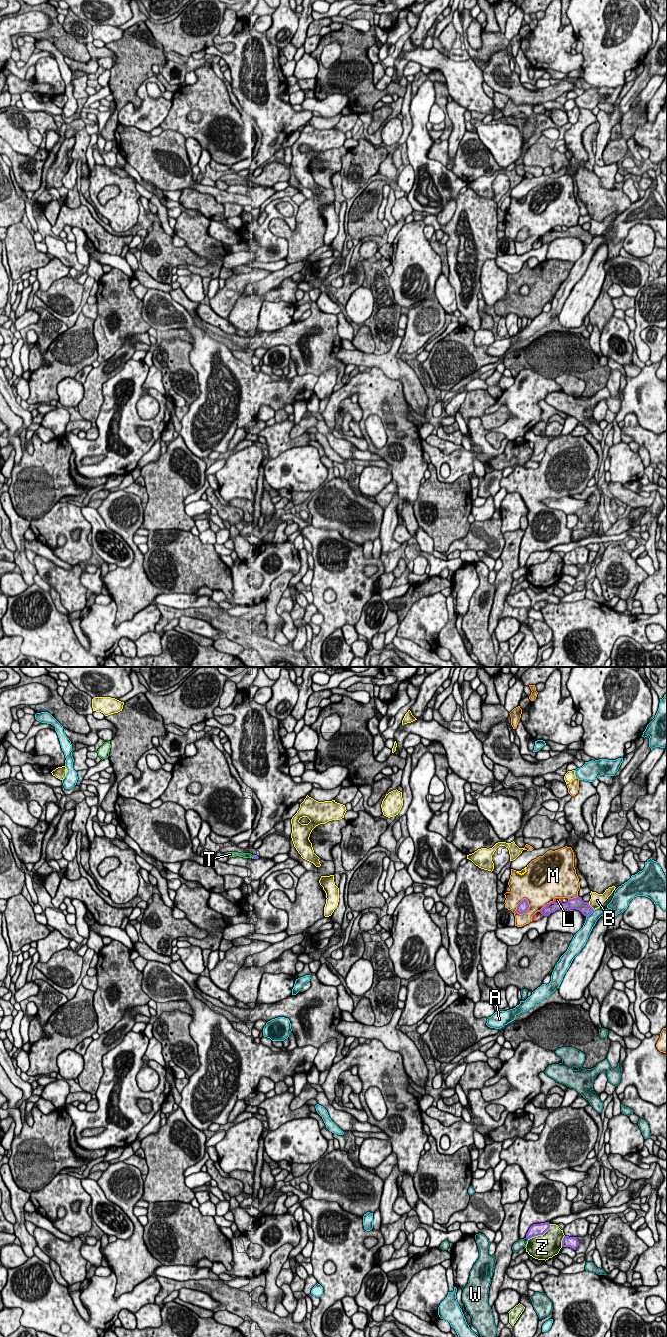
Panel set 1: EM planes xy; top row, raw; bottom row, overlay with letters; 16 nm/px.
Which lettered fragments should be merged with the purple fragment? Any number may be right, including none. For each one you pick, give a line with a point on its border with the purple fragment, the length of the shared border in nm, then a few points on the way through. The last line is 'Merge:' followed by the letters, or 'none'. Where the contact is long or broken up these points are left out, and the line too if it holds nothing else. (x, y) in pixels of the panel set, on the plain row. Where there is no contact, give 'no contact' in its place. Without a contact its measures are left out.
Merge: none

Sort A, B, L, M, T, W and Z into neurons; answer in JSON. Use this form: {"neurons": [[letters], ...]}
{"neurons": [["A"], ["B"], ["L"], ["M"], ["T"], ["W"], ["Z"]]}

